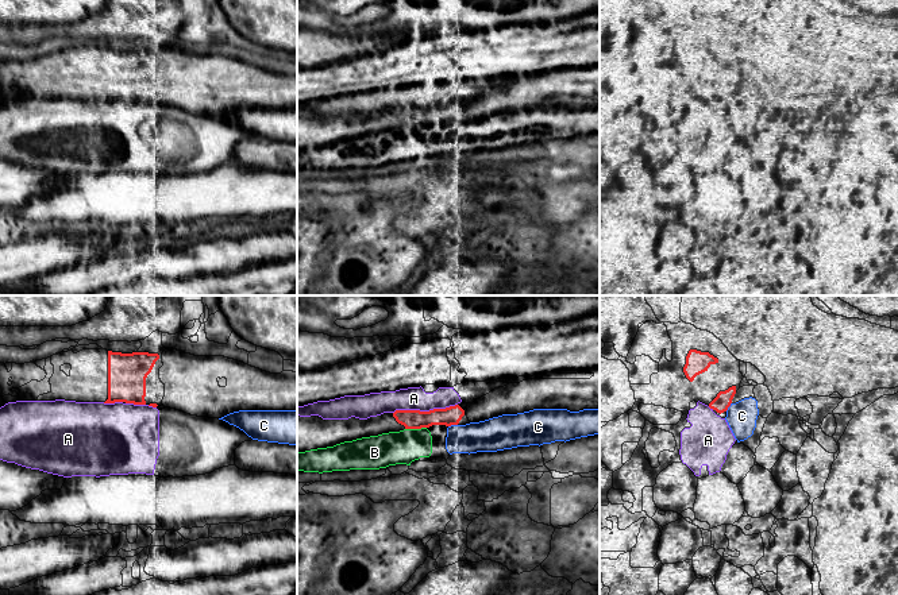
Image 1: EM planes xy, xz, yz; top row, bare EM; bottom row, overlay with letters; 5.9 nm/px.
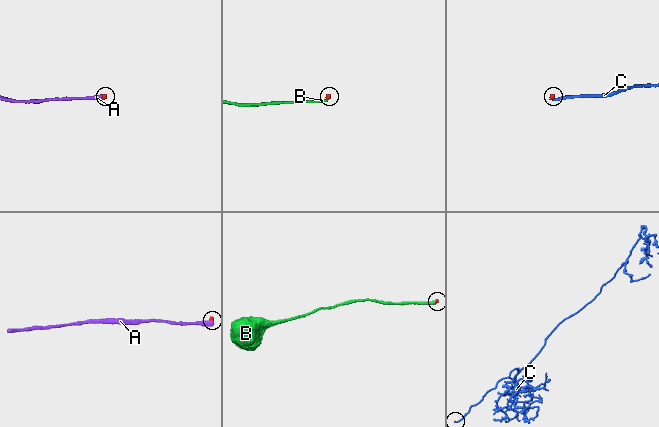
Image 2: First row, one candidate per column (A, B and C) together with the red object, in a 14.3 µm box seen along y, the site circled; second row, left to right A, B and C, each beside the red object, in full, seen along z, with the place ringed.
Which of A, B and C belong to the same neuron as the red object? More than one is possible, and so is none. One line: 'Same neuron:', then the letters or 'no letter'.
Same neuron: no letter

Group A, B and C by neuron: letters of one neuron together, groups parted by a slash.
A / B C

